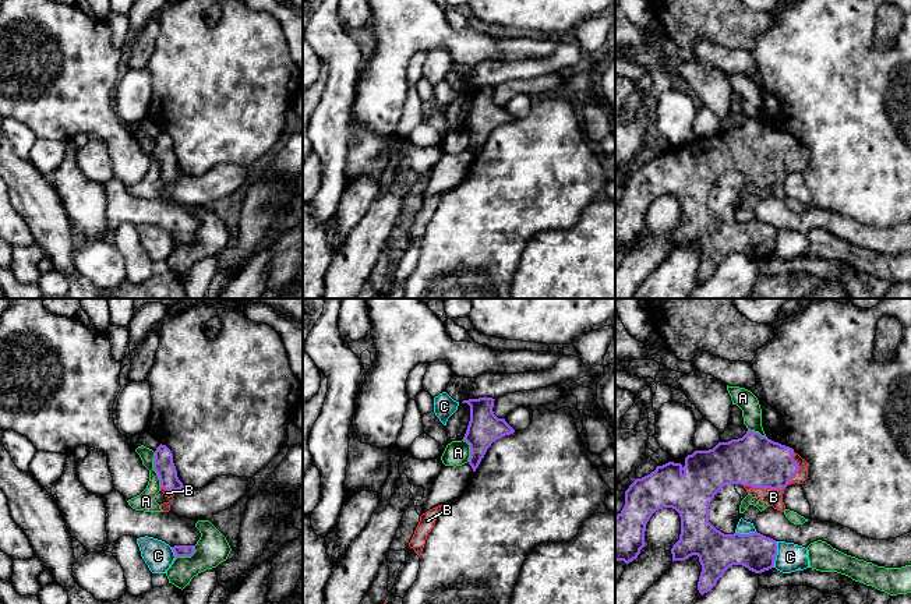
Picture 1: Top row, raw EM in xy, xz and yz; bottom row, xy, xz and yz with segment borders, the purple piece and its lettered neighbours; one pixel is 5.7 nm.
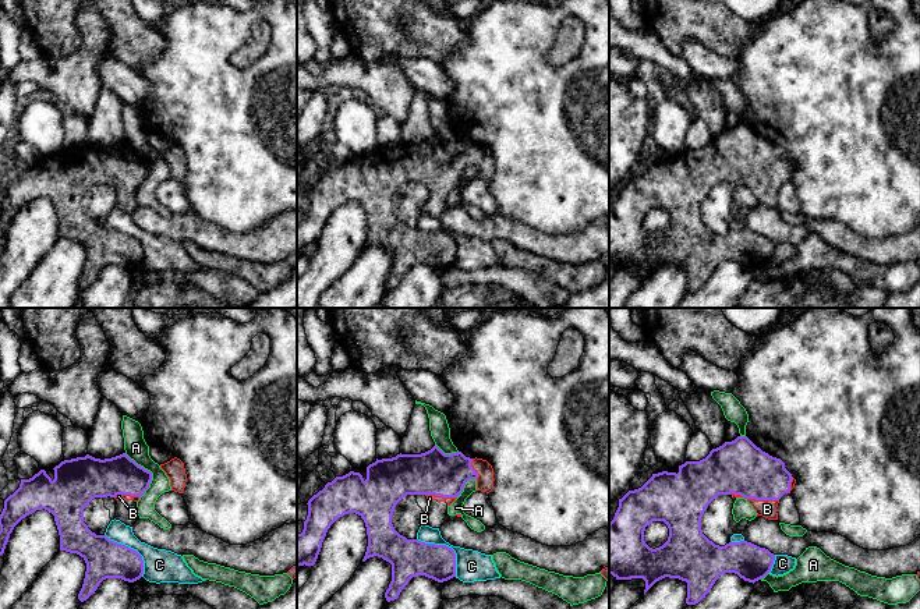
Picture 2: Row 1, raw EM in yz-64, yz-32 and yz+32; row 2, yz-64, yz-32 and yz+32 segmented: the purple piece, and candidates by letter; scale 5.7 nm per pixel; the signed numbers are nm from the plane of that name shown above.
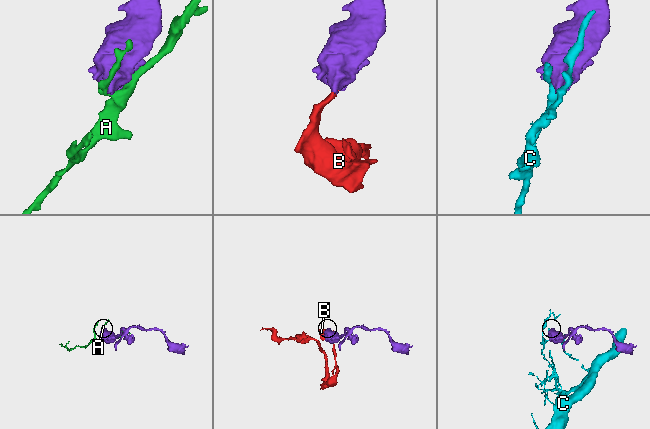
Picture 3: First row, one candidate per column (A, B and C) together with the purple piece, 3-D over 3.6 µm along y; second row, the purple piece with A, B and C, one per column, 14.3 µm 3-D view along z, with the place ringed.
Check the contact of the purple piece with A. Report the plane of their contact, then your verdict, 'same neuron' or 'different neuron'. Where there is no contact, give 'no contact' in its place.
meets purple in xy; different neuron

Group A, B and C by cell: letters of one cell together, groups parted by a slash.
A / B / C

